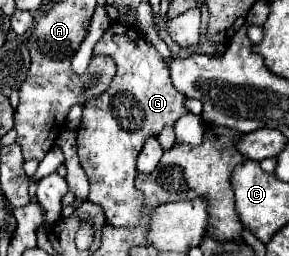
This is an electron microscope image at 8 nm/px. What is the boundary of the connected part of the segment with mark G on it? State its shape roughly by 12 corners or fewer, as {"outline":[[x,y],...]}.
{"outline":[[144,37],[94,47],[118,73],[84,105],[78,159],[110,225],[140,223],[136,159],[188,113]]}

